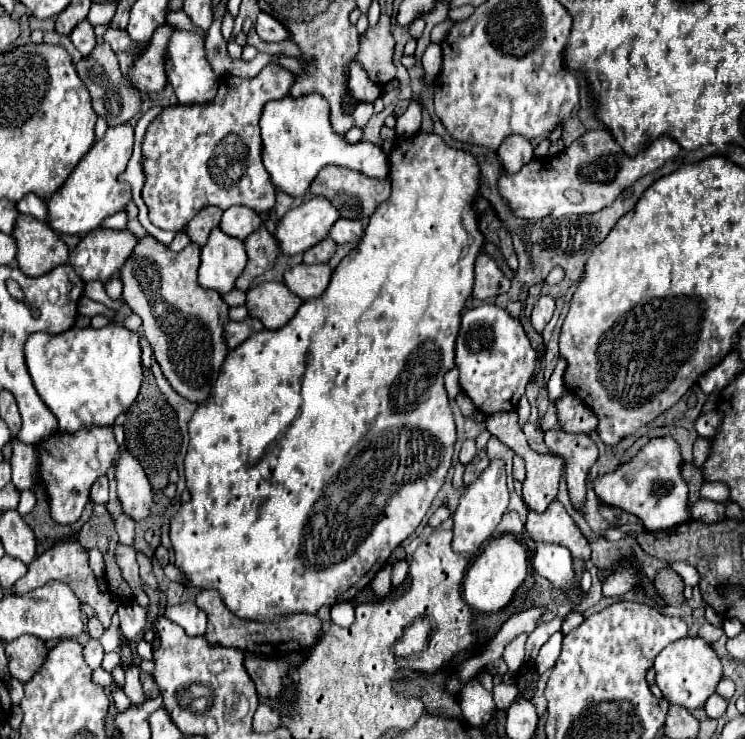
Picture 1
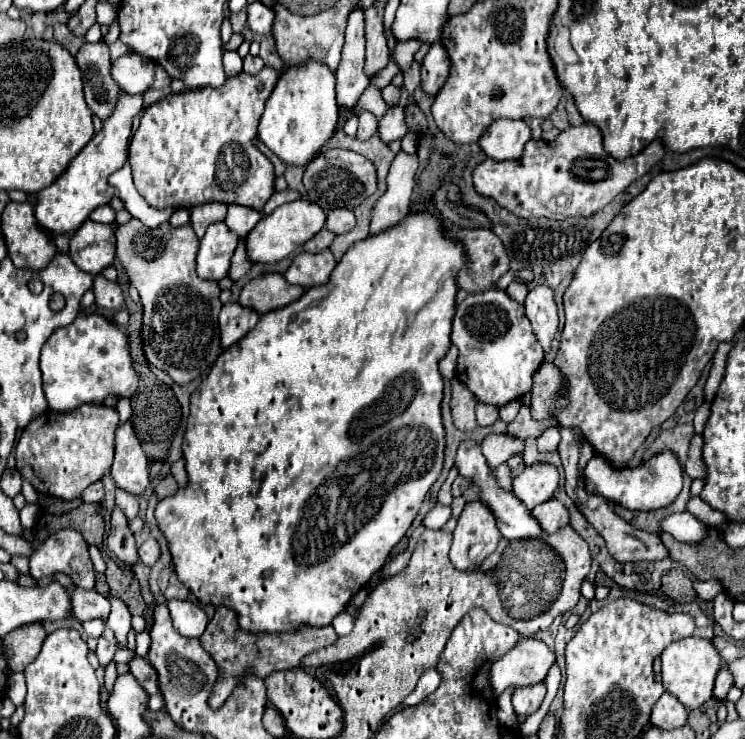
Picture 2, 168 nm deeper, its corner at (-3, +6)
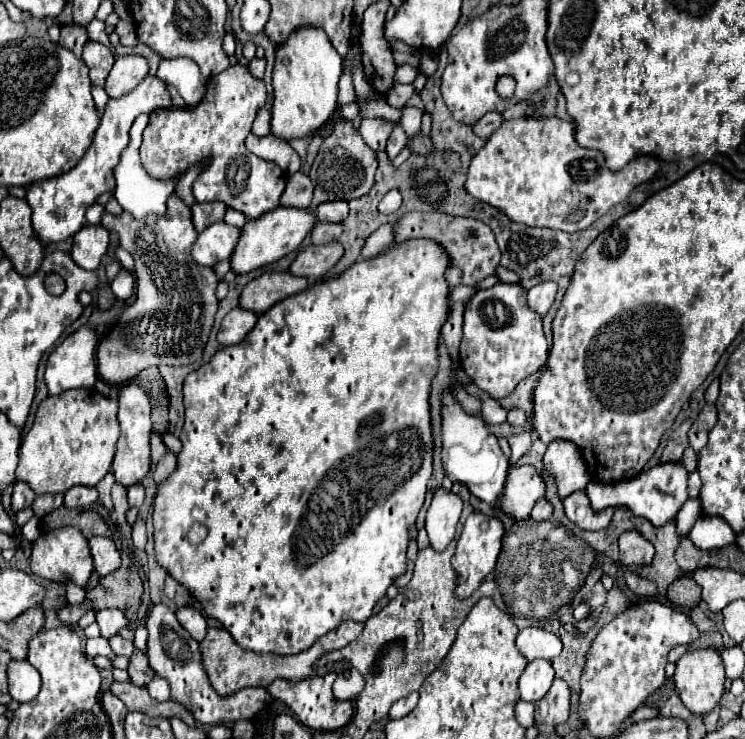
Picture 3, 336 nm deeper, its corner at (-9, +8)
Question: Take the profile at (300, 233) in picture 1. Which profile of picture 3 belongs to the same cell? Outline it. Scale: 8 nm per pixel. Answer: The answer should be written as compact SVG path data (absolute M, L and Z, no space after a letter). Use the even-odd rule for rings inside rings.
M278 206L256 220L248 220L248 224L242 228L242 240L238 242L238 248L230 258L232 270L236 270L238 274L244 274L288 256L290 252L298 250L298 246L310 234L316 222L318 218L312 210L306 210L306 208L298 210L298 208L284 208L284 206Z

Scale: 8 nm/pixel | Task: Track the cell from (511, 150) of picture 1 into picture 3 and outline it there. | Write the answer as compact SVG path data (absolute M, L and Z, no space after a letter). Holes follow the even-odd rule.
M490 112L490 114L486 114L486 116L482 116L480 120L478 120L478 124L474 124L474 134L476 136L480 136L480 138L484 138L484 140L488 140L502 124L504 124L506 120L502 118L502 114L498 114L498 112Z

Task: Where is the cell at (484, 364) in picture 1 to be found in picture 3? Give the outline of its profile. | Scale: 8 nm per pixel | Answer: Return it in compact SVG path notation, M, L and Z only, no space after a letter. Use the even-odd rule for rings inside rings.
M496 284L488 290L478 290L464 310L464 338L460 344L460 366L472 378L472 382L488 392L494 400L504 400L514 392L514 388L538 368L546 364L548 344L542 330L542 318L532 312L526 304L526 290L520 284Z

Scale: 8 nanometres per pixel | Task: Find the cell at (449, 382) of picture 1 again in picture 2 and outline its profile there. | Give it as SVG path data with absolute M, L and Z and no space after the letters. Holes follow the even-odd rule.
M450 344L448 354L444 354L444 358L440 360L440 374L442 374L446 380L454 378L454 374L456 374L456 358L458 358L458 350L456 350L456 346Z

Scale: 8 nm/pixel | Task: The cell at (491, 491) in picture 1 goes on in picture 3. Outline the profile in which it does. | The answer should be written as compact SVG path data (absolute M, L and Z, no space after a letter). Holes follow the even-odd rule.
M472 512L462 528L462 534L458 538L458 546L456 546L456 554L452 558L452 566L458 574L458 598L466 598L470 596L478 584L494 570L496 566L496 558L500 554L500 546L502 546L502 536L504 536L504 526L498 518L494 516L486 516L482 512Z

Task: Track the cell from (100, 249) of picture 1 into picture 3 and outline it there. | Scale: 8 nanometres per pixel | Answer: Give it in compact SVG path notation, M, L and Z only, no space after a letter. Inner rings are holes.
M86 224L74 236L74 246L72 246L70 256L80 268L96 270L108 252L108 242L110 242L110 238L108 238L108 230L104 226Z

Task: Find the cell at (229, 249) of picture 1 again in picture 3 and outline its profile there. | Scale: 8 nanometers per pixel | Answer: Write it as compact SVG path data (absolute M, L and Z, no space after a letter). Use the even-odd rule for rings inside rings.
M222 220L200 232L192 248L192 256L200 266L214 266L222 260L232 258L238 240L240 240L240 228L230 226Z

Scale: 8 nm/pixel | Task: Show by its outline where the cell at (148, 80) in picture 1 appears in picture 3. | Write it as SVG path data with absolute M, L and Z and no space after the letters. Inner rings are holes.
M126 54L126 56L118 56L116 64L112 66L108 78L106 78L106 94L112 98L118 98L126 92L130 92L132 88L136 88L146 76L148 76L148 62L146 58L138 56L138 54Z

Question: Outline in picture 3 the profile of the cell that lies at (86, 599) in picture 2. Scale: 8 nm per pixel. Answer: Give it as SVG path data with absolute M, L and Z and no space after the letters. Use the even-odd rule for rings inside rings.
M84 598L82 604L78 604L78 606L66 606L62 612L58 612L58 618L64 624L76 624L84 616L84 612L90 612L90 610L94 610L94 604L92 604L92 600Z

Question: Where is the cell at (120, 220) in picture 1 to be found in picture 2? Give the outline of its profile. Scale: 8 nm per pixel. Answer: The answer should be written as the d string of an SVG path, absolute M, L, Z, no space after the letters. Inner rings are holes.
M106 204L102 208L96 208L92 214L90 214L90 220L92 222L100 222L100 224L114 224L114 210Z

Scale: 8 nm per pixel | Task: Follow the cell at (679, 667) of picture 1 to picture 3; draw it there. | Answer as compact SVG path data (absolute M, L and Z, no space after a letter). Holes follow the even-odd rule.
M714 648L686 650L686 654L676 662L674 684L676 684L678 696L684 702L684 706L694 714L706 714L720 702L720 696L724 692L724 680L726 676L724 676L720 652Z

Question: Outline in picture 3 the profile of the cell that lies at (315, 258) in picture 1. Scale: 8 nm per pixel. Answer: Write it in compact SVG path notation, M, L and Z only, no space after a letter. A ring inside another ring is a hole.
M318 222L314 226L314 230L310 232L312 236L312 244L328 244L328 242L336 242L338 236L342 234L342 224L328 224L328 222Z

